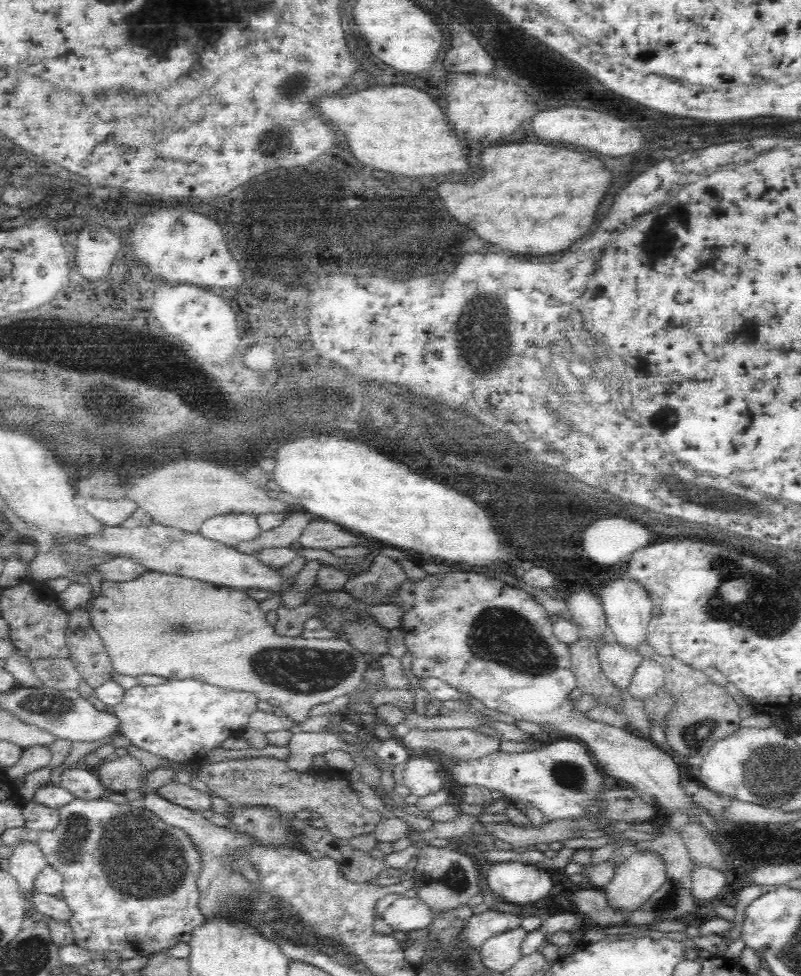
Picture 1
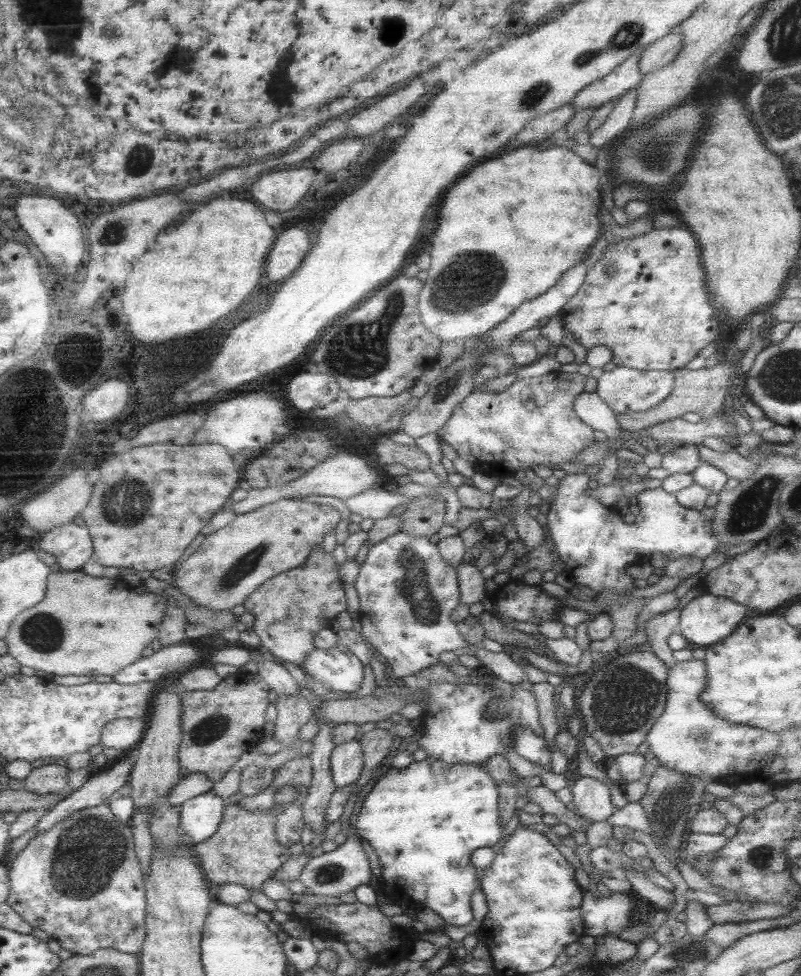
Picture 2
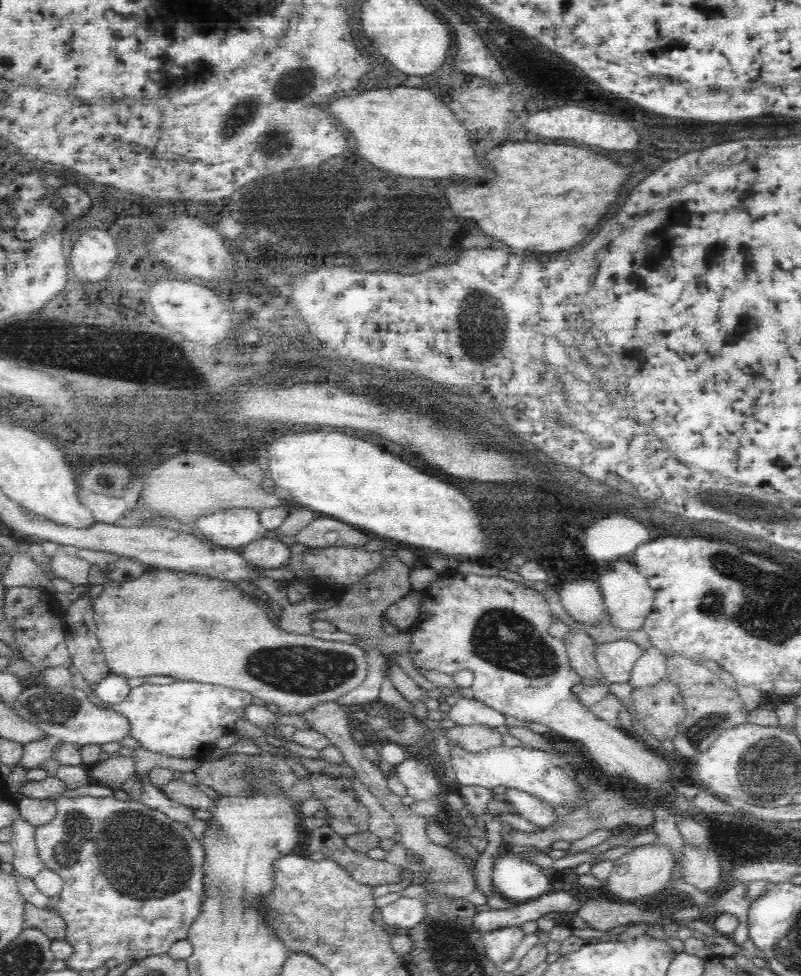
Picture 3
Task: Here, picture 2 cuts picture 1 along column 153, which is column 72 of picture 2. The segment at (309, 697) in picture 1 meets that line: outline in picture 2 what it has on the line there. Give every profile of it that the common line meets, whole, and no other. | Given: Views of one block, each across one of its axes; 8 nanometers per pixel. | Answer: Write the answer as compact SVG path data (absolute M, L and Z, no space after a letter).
M79 571L50 572L47 575L43 598L15 615L2 640L7 645L7 655L20 666L28 666L57 676L110 676L124 666L141 659L143 648L149 646L159 632L159 623L165 611L165 600L153 593L129 592L119 578L95 578Z

